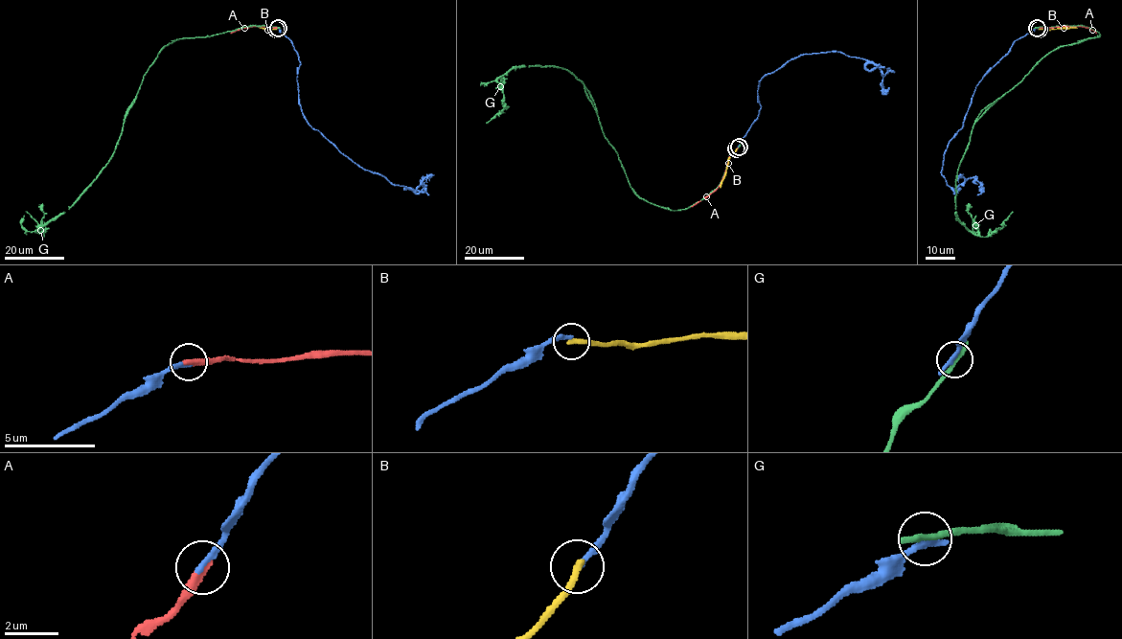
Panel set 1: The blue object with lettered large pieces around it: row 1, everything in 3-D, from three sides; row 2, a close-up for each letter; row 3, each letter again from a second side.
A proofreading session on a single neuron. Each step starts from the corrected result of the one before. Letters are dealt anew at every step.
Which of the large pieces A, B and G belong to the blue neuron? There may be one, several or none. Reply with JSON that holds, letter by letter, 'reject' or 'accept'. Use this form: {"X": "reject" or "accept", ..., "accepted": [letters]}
{"A": "accept", "B": "reject", "G": "reject", "accepted": ["A"]}

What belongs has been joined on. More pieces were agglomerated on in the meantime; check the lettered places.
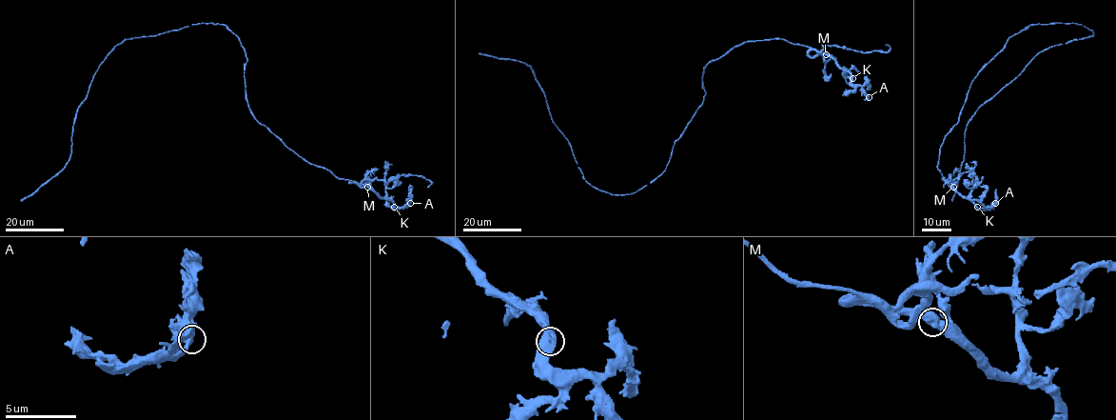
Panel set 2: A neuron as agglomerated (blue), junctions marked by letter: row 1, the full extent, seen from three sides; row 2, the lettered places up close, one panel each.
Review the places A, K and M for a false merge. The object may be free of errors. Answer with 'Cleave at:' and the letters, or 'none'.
Cleave at: none

